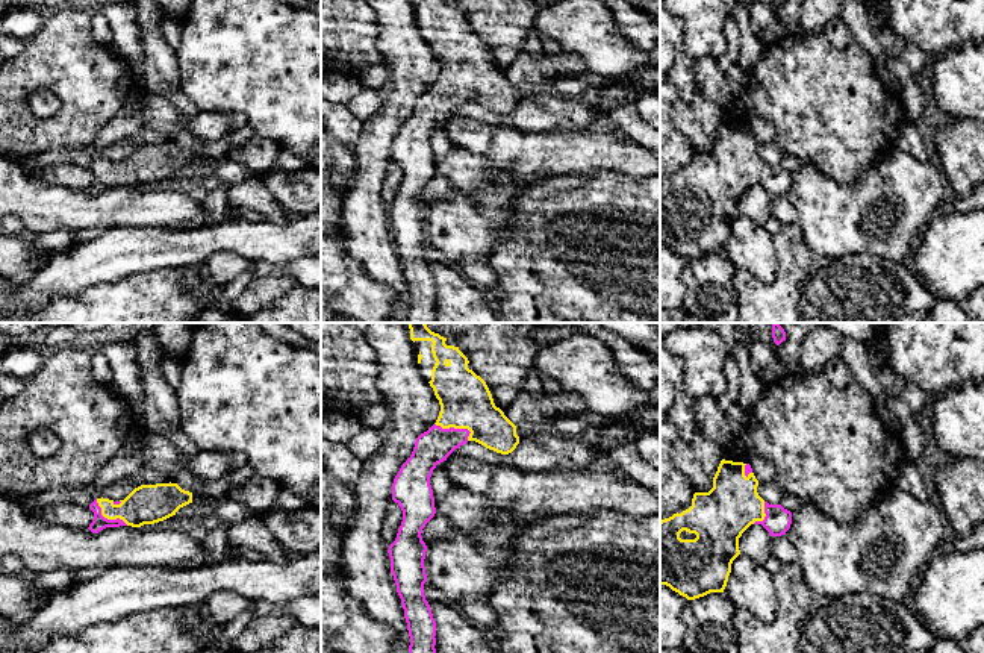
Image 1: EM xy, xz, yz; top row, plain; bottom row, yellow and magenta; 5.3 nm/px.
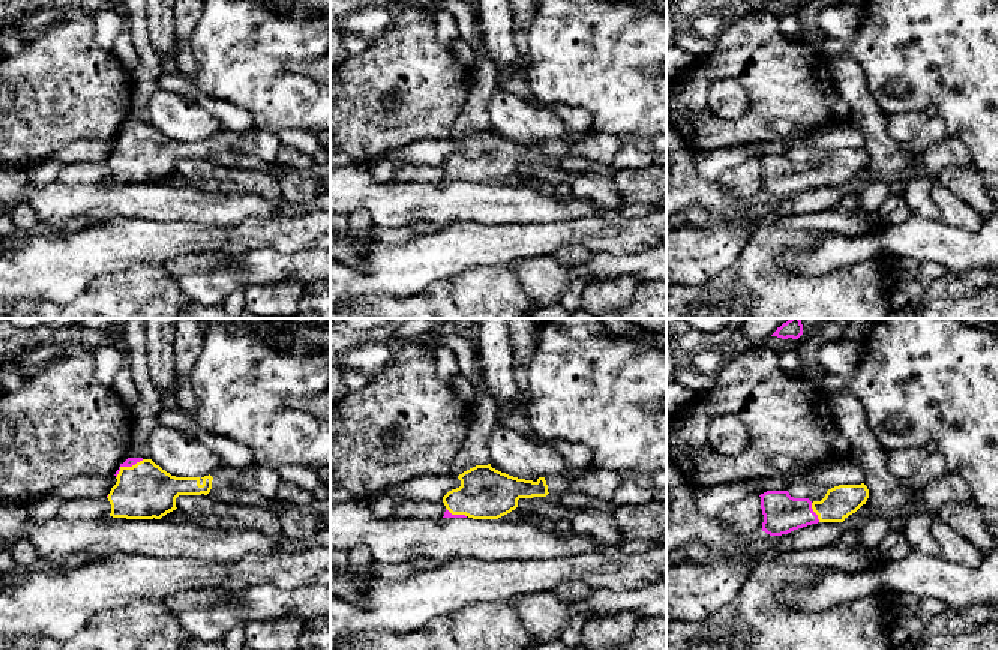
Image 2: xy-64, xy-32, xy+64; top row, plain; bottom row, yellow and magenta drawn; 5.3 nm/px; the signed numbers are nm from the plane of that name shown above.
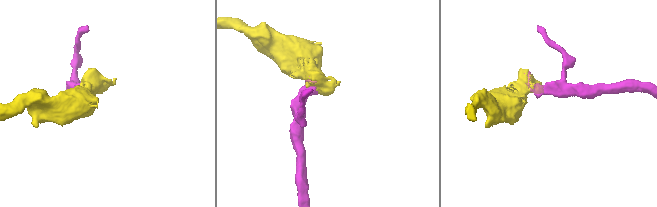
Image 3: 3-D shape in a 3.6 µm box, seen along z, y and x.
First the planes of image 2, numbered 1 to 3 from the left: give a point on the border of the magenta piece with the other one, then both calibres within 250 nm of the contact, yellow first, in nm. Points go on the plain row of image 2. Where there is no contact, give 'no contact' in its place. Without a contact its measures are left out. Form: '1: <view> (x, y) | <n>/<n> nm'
1: xy-64 (126, 131) | 300/50 nm
2: xy-32 (456, 177) | 280/40 nm
3: xy+64 (815, 176) | 170/200 nm

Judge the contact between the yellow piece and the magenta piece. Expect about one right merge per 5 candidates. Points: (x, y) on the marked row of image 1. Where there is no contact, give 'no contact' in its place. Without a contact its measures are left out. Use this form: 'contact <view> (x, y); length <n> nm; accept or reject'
contact xz (453, 426); length 200 nm; accept

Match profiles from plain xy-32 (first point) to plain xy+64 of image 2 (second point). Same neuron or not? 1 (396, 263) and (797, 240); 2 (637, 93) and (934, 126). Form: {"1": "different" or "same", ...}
{"1": "different", "2": "different"}

